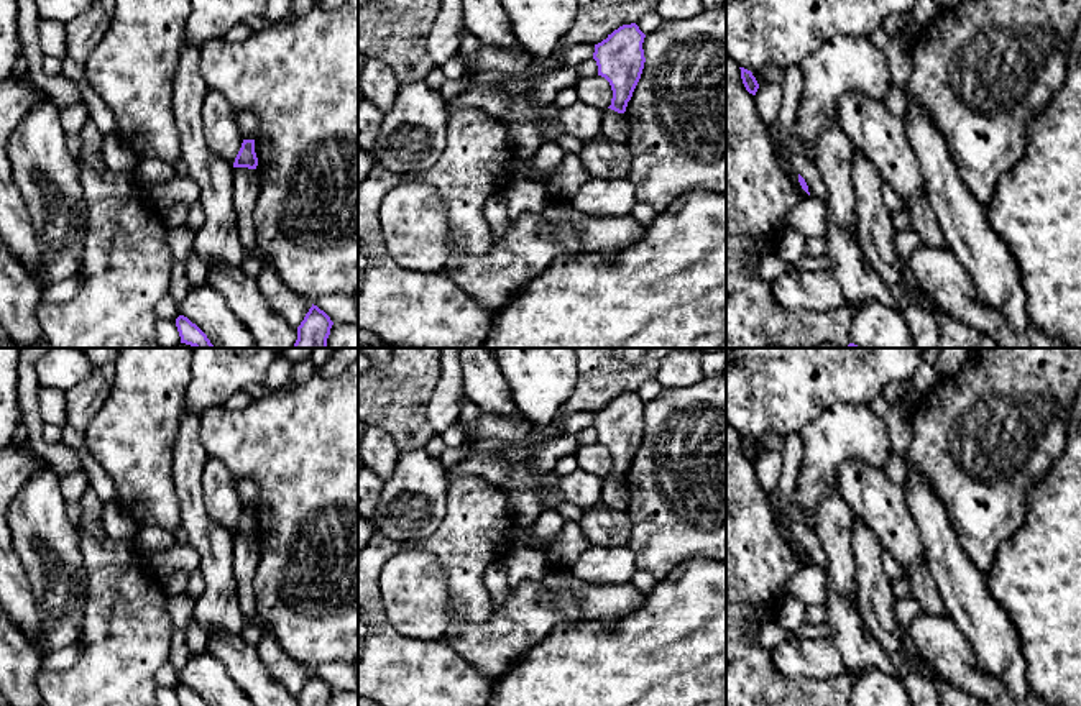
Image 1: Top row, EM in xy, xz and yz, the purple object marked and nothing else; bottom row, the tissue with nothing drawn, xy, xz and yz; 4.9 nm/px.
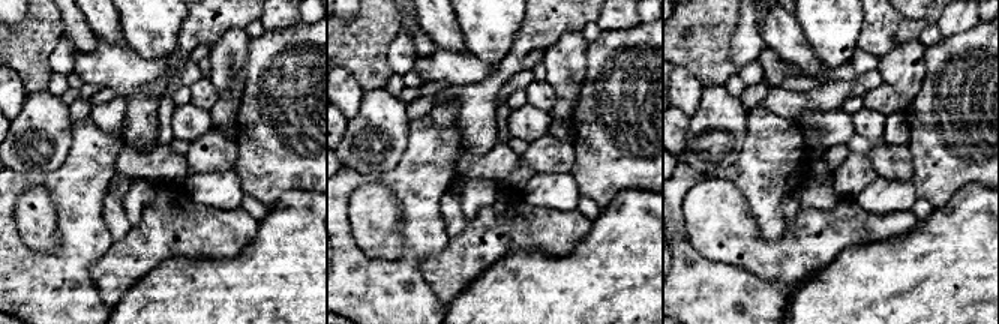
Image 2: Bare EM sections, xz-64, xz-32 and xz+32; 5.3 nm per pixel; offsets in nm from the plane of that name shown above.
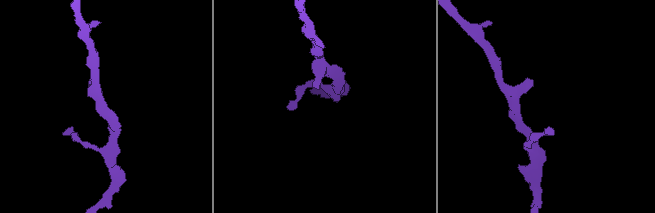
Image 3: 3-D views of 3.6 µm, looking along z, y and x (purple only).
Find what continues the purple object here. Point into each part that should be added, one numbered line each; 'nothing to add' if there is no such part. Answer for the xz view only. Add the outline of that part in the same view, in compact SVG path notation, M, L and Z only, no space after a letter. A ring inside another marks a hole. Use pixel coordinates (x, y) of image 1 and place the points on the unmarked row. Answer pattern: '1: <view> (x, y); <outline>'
nothing to add

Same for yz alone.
nothing to add

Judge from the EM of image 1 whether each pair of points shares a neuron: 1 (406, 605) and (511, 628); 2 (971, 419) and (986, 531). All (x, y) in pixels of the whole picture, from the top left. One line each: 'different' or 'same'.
1: same
2: same

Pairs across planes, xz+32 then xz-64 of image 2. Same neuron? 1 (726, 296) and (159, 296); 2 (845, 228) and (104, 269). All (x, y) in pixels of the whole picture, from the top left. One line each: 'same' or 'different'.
1: different
2: same

